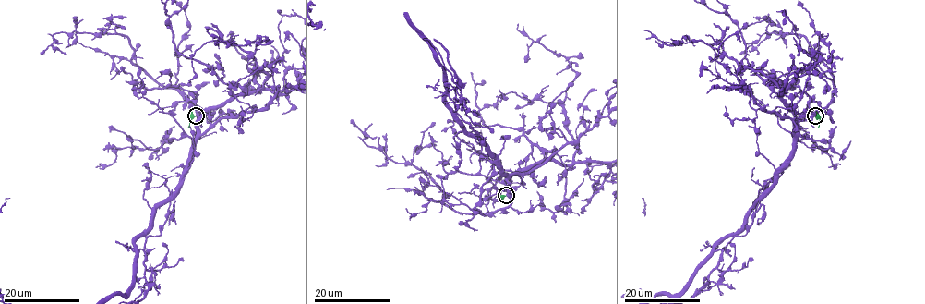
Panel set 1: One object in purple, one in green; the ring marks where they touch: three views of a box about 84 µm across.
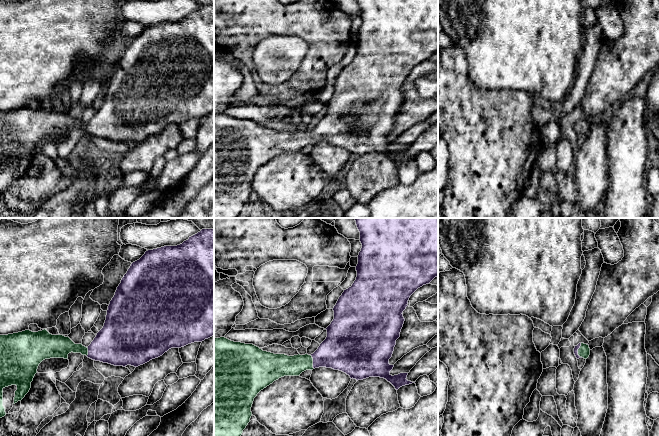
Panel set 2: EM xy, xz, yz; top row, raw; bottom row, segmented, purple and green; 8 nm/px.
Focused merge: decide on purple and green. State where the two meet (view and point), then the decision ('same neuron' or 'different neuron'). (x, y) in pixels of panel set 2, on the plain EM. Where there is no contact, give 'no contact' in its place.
yz (577, 126) | same neuron

